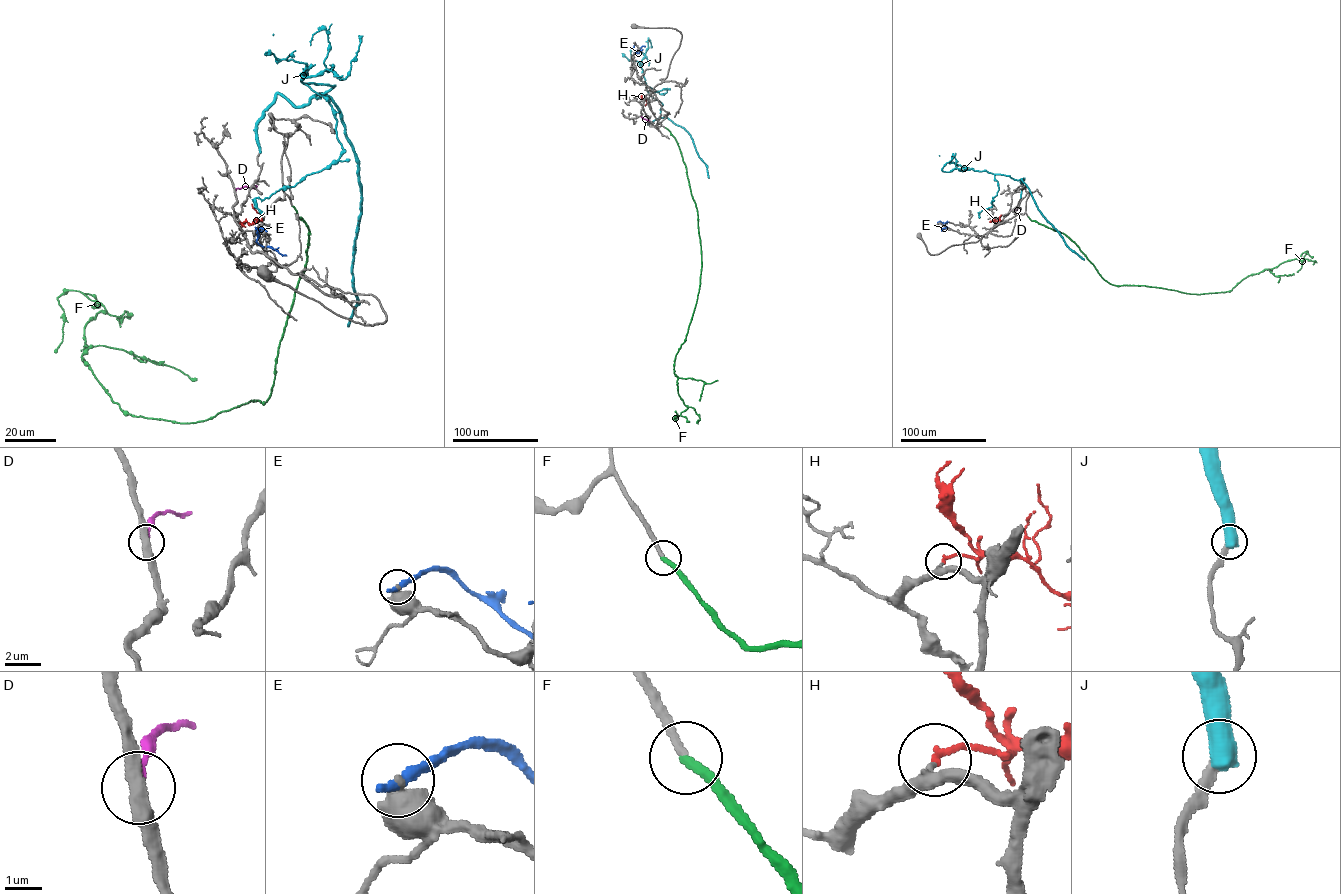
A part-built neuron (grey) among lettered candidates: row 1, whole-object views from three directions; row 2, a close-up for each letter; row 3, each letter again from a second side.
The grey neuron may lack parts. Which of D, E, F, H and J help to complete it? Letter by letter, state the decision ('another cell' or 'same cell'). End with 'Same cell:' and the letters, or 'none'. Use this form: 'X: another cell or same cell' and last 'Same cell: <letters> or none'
D: another cell
E: another cell
F: same cell
H: same cell
J: another cell
Same cell: F, H

